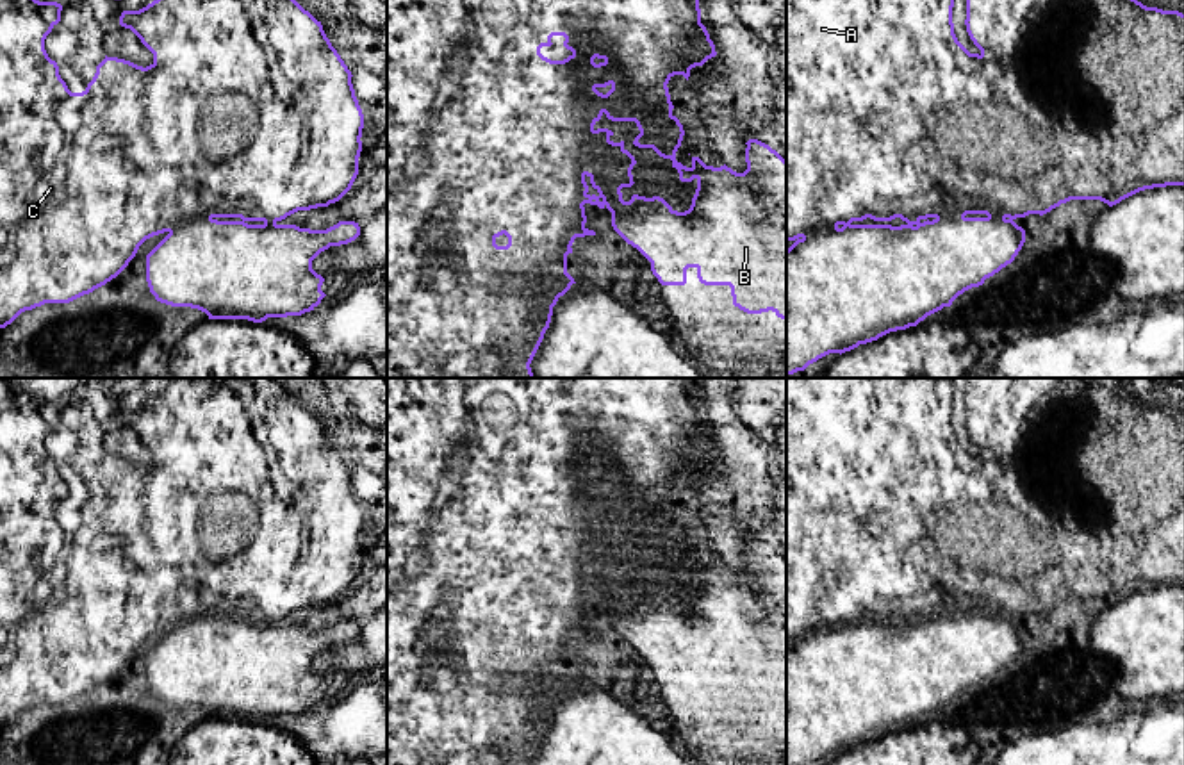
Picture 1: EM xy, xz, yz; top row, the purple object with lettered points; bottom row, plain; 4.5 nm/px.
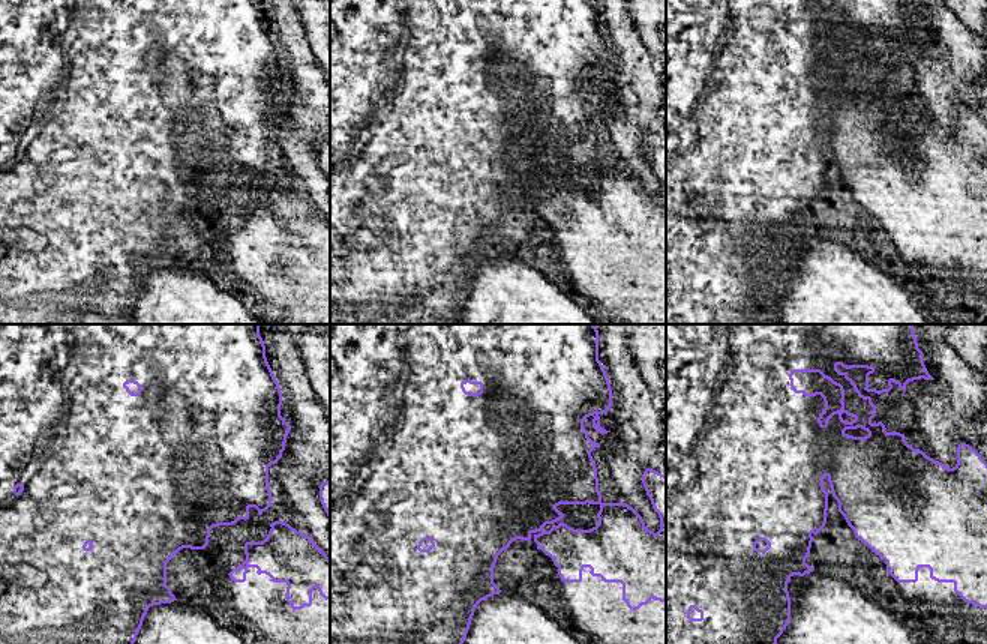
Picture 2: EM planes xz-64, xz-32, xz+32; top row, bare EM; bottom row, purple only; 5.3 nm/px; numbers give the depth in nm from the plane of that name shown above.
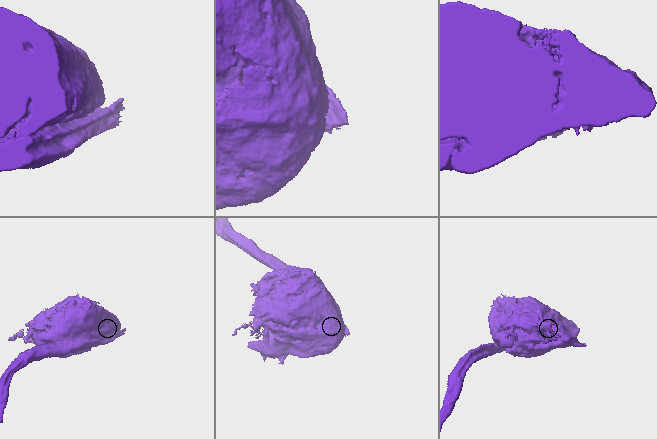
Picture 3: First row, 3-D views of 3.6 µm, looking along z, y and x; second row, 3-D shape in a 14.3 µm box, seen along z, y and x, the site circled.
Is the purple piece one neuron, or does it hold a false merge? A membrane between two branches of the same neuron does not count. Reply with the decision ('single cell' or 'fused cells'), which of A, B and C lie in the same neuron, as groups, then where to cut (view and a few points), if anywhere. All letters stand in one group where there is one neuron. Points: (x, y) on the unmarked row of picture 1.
fused cells; A C / B; cut in xz along (598, 530), (598, 548), (591, 557), (587, 575)

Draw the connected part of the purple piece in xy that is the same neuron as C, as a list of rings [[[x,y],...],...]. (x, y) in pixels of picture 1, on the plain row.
[[[175,378],[164,392],[139,410],[123,410],[119,424],[130,428],[153,453],[146,467],[107,457],[96,465],[82,492],[71,492],[59,465],[45,449],[45,439],[61,421],[62,405],[39,401],[0,380],[0,728],[21,712],[45,703],[70,703],[116,678],[136,656],[139,646],[159,633],[198,617],[241,617],[276,622],[298,610],[328,606],[339,601],[358,574],[364,514],[355,496],[351,471],[332,446],[321,421],[305,410],[273,378]]]

